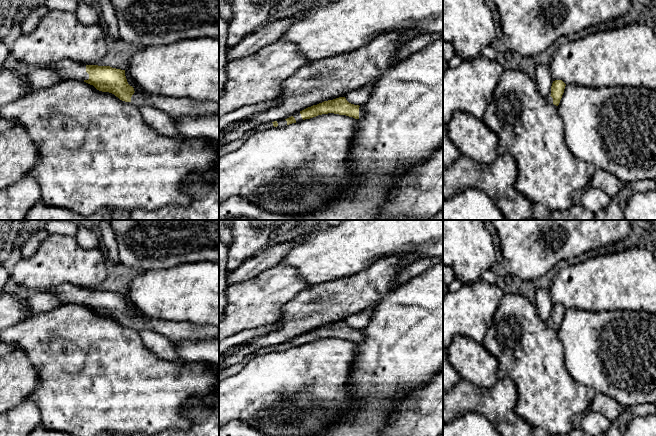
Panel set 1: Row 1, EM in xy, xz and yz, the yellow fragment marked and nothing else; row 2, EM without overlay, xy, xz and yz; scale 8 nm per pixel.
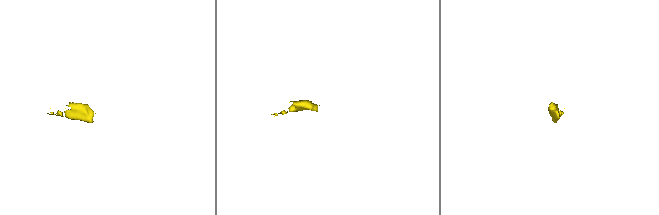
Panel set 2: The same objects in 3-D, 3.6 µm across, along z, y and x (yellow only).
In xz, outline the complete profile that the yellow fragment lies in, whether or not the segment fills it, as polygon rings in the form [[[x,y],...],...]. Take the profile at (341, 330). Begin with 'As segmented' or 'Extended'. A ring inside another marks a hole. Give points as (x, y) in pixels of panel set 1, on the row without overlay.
Extended. [[[339,321],[333,324],[324,325],[317,329],[308,331],[287,343],[262,348],[258,351],[255,351],[254,353],[246,356],[241,362],[232,365],[229,368],[219,368],[219,381],[222,381],[227,377],[237,374],[251,359],[259,355],[264,355],[266,353],[271,353],[277,350],[284,351],[292,347],[296,347],[305,343],[310,343],[318,339],[328,337],[346,339],[355,343],[359,343],[364,340],[365,334],[362,330],[349,327],[345,321]]]

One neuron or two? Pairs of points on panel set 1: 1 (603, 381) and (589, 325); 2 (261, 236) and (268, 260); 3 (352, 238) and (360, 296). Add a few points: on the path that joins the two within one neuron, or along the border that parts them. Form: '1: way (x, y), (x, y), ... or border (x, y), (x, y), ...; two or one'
1: way (600, 367), (595, 357), (595, 344), (590, 339); one
2: border (266, 247), (260, 252); two
3: border (377, 260), (358, 272), (335, 280); two

